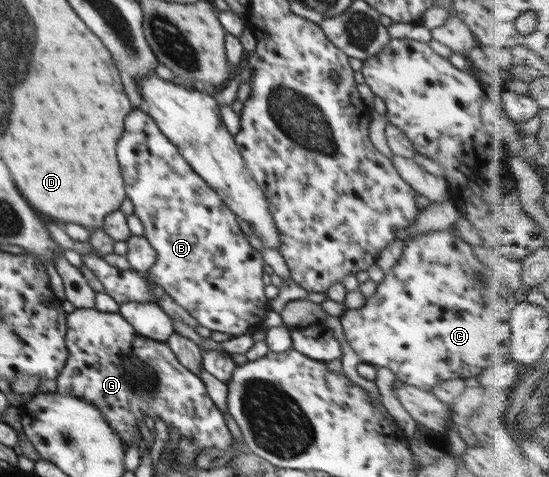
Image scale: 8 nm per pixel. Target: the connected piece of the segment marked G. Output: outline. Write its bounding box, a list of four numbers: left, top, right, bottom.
[55,307,232,451]

